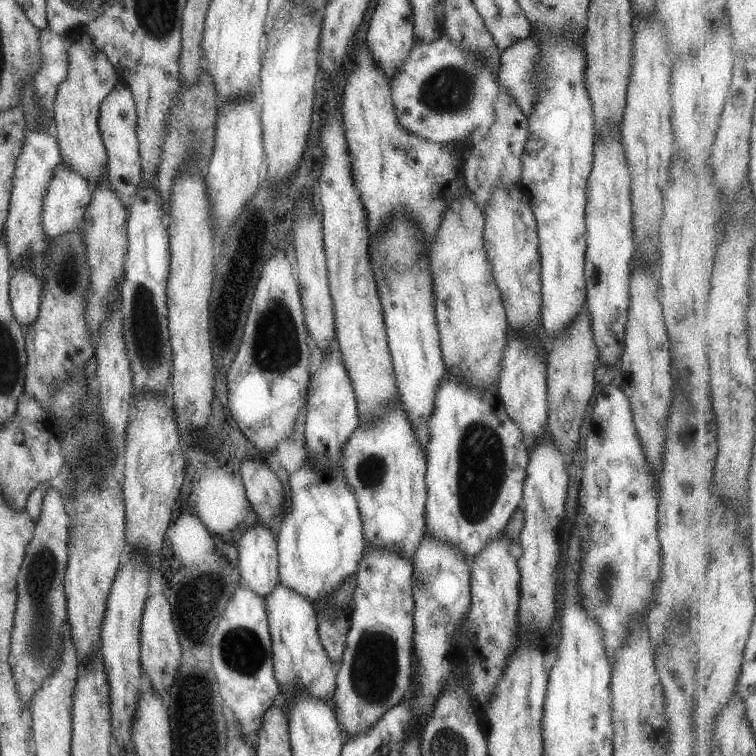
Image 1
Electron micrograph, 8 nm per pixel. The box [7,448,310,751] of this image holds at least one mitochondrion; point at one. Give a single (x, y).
(40, 576)

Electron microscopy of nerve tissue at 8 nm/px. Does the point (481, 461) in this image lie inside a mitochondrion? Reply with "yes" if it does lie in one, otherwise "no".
yes

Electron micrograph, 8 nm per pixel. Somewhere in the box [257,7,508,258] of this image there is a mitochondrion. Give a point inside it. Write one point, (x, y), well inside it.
(451, 91)

